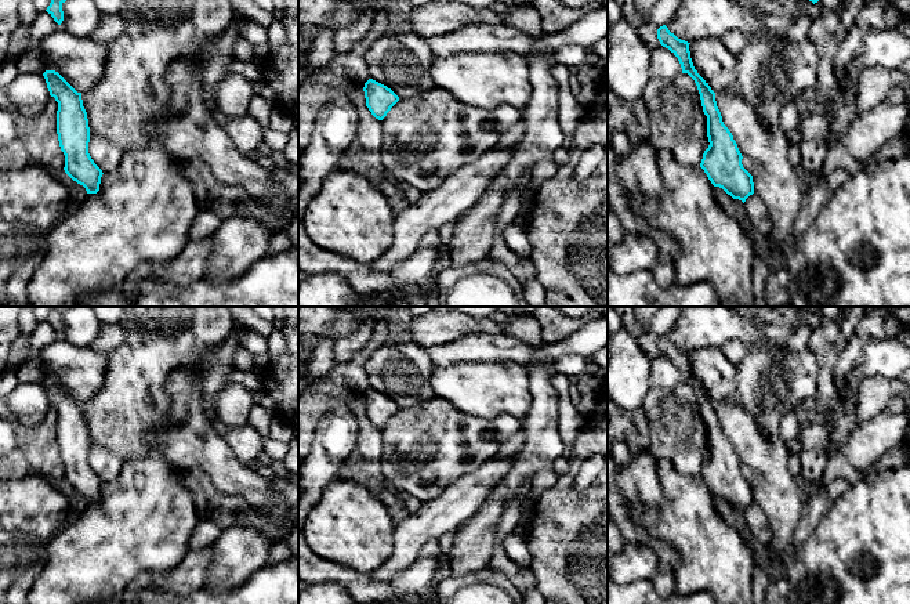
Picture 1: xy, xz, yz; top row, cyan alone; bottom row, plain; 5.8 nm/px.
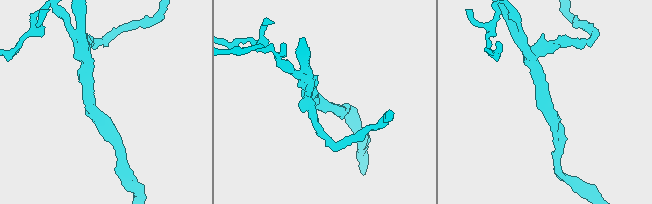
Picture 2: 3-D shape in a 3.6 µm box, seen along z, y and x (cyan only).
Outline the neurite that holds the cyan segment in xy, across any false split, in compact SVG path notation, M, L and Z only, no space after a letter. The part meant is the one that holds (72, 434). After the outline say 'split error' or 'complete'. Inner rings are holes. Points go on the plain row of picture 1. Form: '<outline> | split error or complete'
M46 380L43 383L50 405L58 412L57 444L61 460L65 464L65 482L77 493L83 495L87 503L99 500L102 480L94 473L88 463L90 437L87 422L83 416L81 402L77 402L58 381Z | complete

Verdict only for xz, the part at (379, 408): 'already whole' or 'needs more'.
already whole

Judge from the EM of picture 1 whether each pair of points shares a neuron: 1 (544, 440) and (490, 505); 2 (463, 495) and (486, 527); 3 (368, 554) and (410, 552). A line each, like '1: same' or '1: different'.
1: same
2: different
3: different

